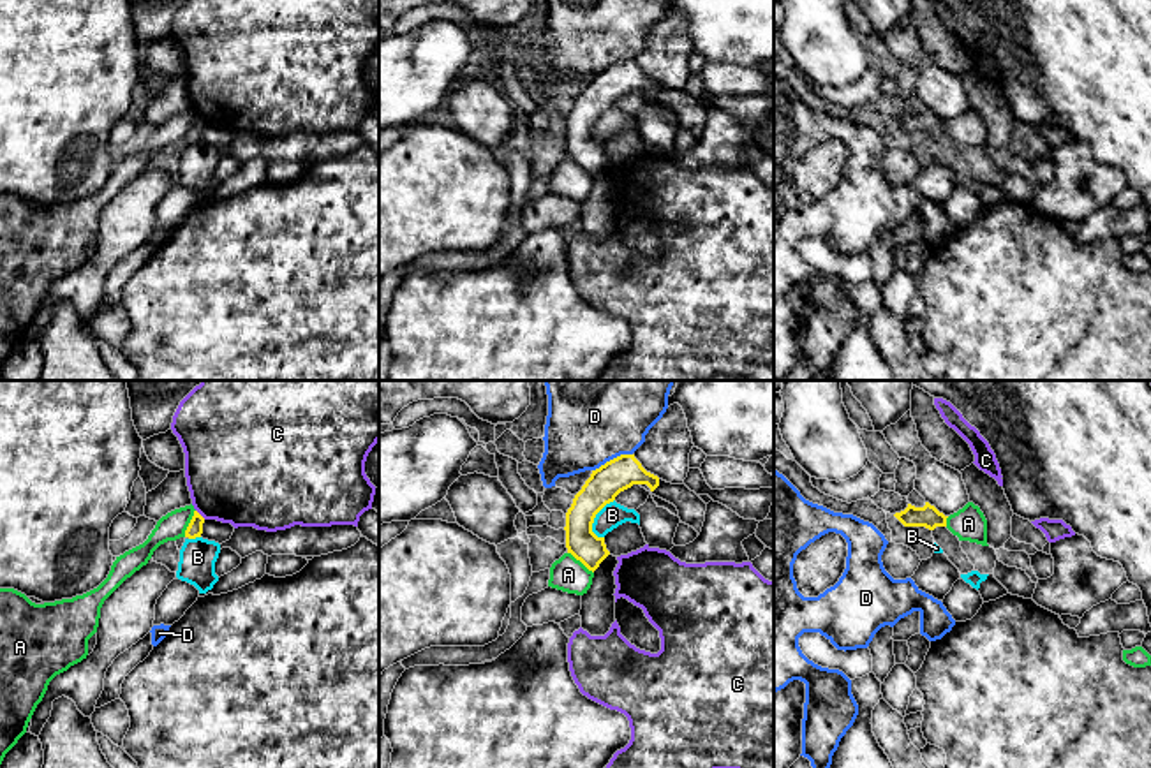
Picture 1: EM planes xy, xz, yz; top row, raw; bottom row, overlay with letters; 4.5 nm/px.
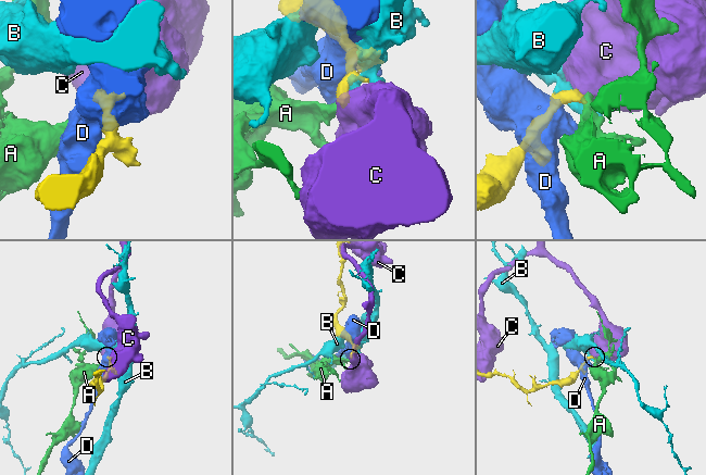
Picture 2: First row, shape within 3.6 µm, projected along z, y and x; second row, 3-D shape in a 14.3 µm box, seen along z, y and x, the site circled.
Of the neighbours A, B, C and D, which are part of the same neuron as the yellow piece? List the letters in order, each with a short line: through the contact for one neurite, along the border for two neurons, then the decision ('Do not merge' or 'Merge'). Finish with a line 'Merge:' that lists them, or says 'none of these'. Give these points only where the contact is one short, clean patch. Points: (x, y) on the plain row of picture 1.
A: Line: xy (194, 115), (184, 141). Do not merge
B: Line: xz (614, 104), (594, 124), (593, 138), (598, 143). Do not merge
C: Do not merge
D: Do not merge
Merge: none of these

